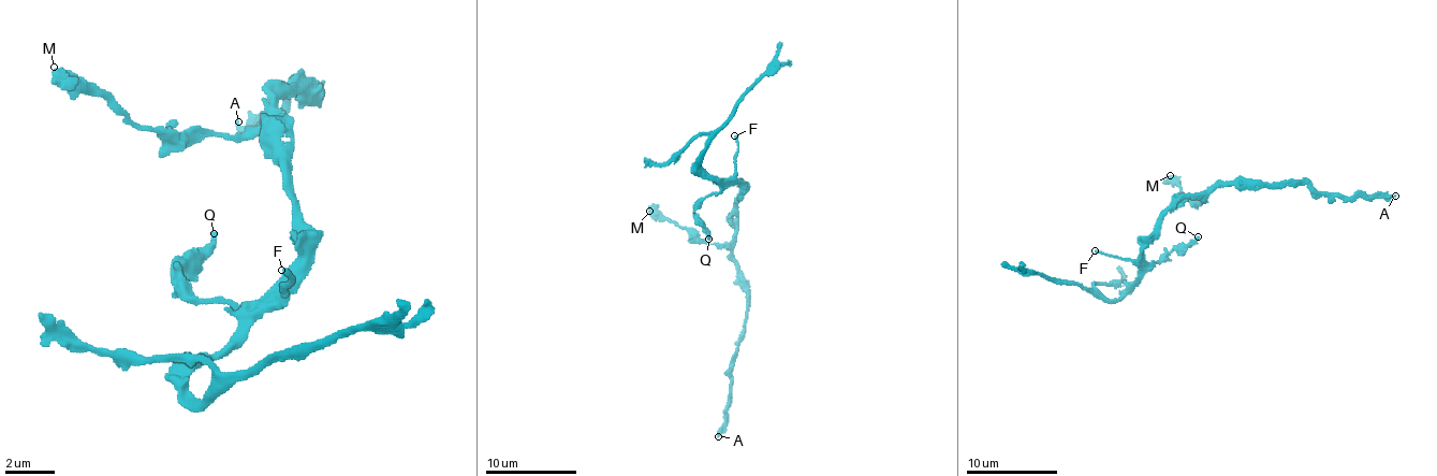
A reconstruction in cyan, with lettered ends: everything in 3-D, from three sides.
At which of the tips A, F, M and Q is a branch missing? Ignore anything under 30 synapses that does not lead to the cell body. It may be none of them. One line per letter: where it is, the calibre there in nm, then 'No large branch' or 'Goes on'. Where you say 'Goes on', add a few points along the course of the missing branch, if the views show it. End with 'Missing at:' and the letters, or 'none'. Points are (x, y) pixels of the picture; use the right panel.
A: Place: (1395, 196). Thickness 220 nm. No large branch
F: Place: (1095, 250). Thickness 160 nm. No large branch
M: Place: (1170, 175). Thickness 600 nm. No large branch
Q: Place: (1198, 236). Thickness 240 nm. No large branch
Missing at: none

